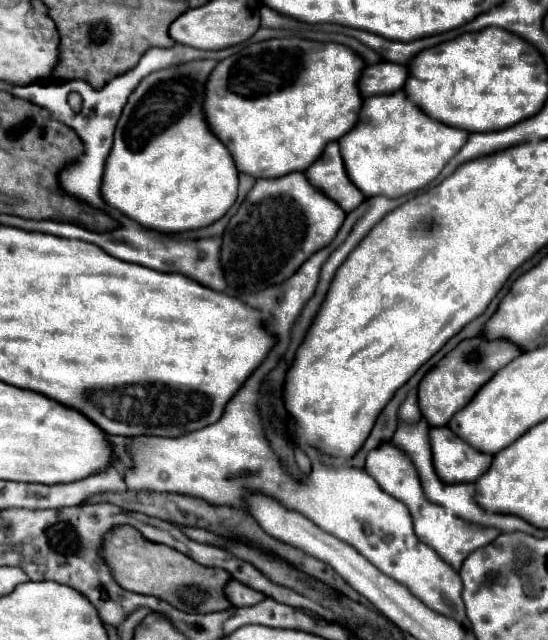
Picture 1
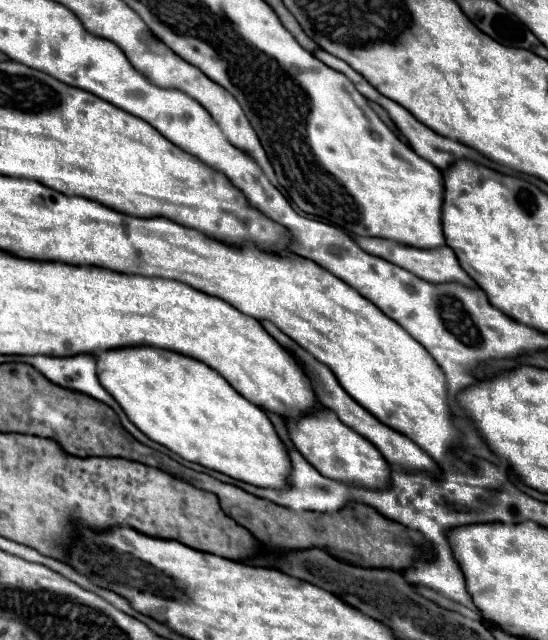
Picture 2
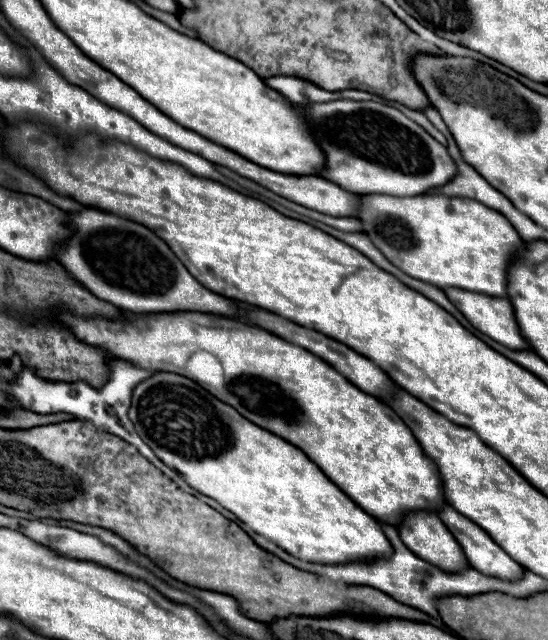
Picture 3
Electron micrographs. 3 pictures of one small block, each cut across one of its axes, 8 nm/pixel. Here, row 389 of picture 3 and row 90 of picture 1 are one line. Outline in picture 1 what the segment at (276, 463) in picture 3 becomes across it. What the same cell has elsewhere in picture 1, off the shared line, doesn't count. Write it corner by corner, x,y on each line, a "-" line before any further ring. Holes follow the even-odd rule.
214,60
188,62
146,76
130,94
114,132
114,146
104,164
100,196
104,202
120,210
140,226
162,232
180,234
198,230
220,220
234,204
238,192
238,172
226,146
208,130
202,114
204,84
214,70

